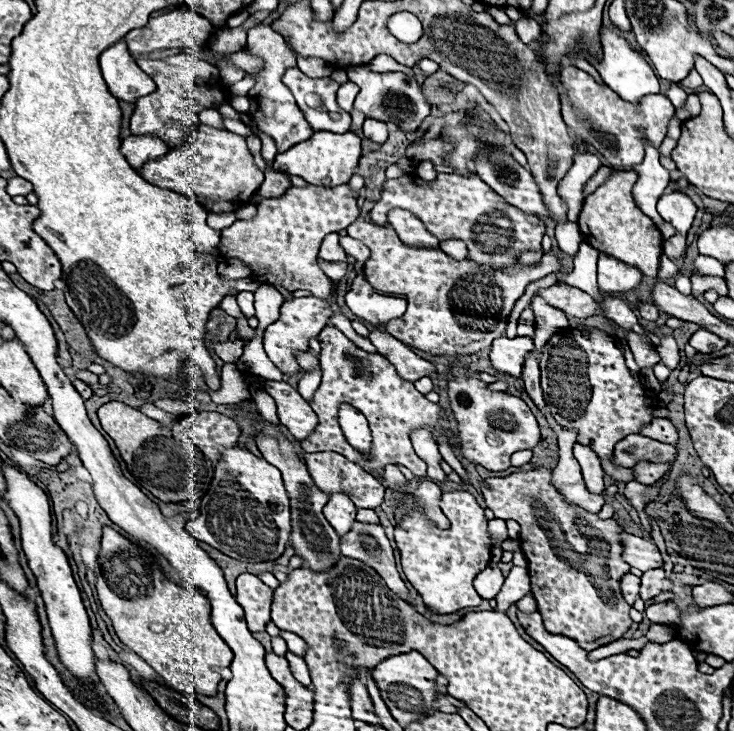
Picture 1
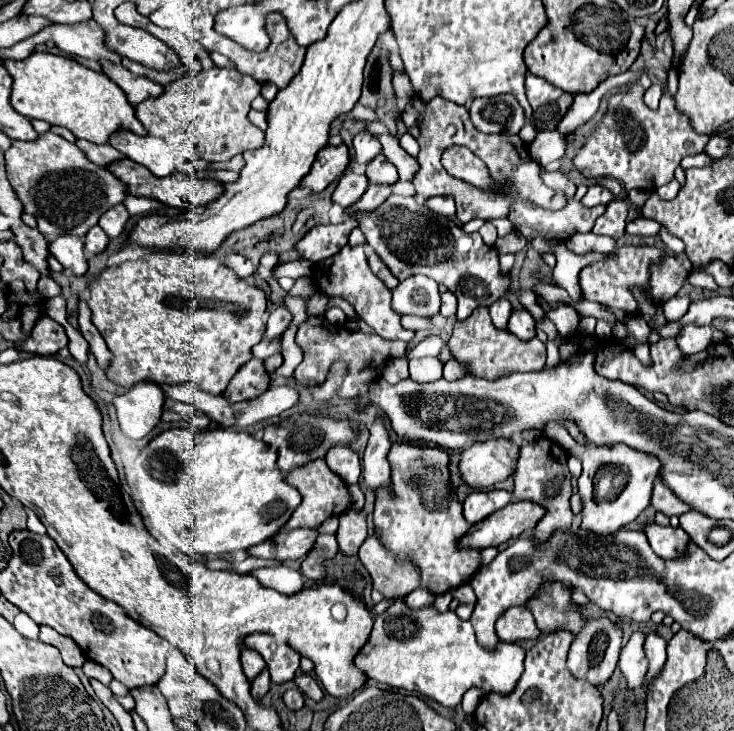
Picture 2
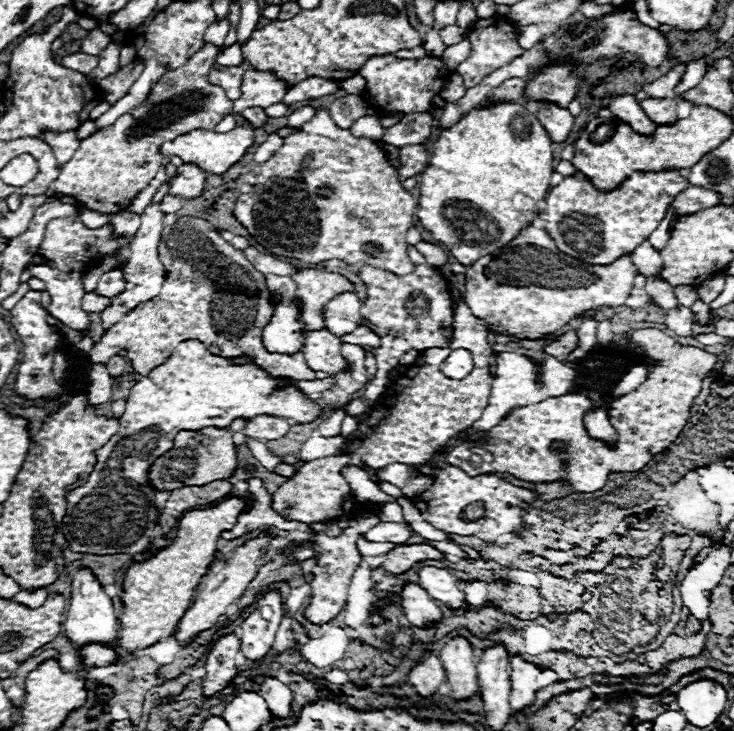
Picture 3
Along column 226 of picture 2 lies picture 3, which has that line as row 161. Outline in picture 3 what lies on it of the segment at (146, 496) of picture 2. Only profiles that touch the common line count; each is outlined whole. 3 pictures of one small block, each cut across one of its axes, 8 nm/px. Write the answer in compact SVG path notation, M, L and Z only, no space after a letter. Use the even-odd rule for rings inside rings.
M504 102L468 112L450 130L440 132L440 138L434 142L430 164L420 176L416 216L432 240L444 244L460 264L470 266L478 258L504 248L520 234L522 228L532 224L528 215L538 211L536 205L544 200L550 188L550 176L554 174L554 156L550 146L550 136L542 124L518 102Z

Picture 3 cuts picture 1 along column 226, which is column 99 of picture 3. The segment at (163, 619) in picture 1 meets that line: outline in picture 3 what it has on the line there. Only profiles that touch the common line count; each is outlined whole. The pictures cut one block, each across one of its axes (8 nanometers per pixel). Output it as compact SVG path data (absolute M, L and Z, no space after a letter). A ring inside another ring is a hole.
M226 498L214 508L206 510L190 510L178 522L176 540L166 548L158 550L150 560L134 564L128 568L124 578L124 616L118 646L104 648L98 644L90 644L80 652L80 664L84 668L98 668L116 662L122 654L136 652L156 644L160 638L172 636L178 620L184 616L190 606L190 596L196 590L200 578L206 574L210 562L214 560L216 540L220 532L232 530L236 524L236 516L246 508L246 502L240 498Z

